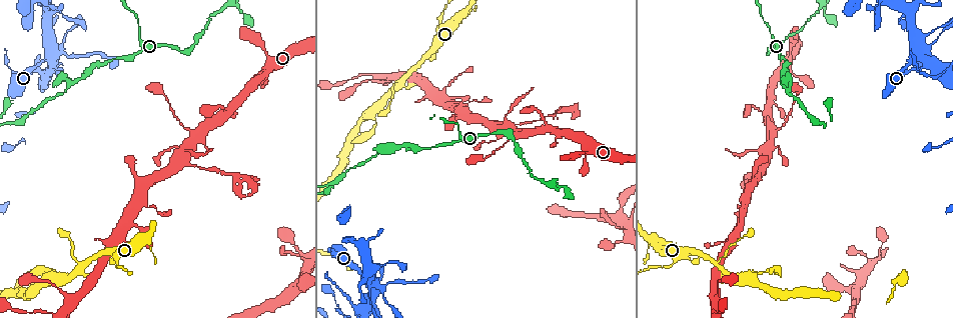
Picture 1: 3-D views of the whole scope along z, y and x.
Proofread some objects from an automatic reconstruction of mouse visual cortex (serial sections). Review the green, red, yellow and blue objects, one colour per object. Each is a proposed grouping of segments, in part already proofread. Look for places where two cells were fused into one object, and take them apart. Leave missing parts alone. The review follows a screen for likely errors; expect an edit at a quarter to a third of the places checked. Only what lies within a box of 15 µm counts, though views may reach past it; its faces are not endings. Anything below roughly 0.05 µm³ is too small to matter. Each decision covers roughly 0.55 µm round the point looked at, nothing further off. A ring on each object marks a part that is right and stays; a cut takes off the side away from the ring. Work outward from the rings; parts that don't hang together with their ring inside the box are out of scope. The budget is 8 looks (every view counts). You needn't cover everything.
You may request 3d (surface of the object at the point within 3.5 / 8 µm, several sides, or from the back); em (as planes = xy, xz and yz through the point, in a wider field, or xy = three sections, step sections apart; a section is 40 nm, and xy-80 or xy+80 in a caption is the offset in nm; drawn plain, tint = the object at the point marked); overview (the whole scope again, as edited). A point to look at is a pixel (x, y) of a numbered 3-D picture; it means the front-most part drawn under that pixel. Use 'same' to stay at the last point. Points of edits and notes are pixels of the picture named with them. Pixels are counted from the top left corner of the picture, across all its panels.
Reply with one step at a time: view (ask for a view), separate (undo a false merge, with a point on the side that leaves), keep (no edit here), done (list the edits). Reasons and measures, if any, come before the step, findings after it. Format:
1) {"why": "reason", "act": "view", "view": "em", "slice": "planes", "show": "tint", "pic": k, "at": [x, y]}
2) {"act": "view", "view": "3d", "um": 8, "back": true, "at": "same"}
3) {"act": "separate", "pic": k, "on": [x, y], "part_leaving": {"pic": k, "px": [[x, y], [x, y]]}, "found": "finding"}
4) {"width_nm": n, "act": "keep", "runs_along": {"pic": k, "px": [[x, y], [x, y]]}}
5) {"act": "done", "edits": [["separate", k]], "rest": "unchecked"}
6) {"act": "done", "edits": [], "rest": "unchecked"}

{"why": "four arms meet", "act": "view", "view": "em", "slice": "xy", "step": 1, "show": "tint", "pic": 1, "at": [352, 304]}

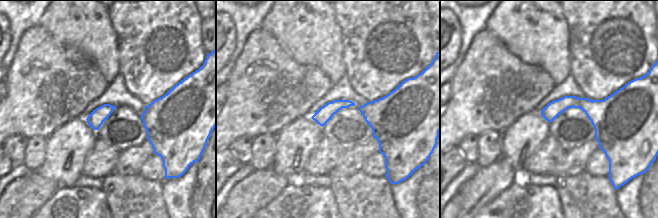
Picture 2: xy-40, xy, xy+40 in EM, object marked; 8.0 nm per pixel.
{"act": "view", "view": "3d", "um": 3.5, "at": "same"}

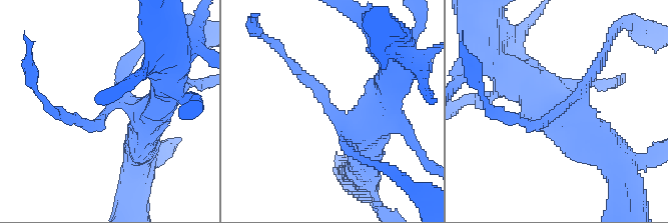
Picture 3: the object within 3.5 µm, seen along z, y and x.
{"arm_widths_nm": [200, 350, 450, 600], "act": "separate", "pic": 3, "on": [598, 62], "part_leaving": {"pic": 3, "px": [[563, 104], [537, 126], [501, 111]]}, "found": "two cells meet here"}

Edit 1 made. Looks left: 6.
{"why": "redraw", "act": "view", "view": "overview"}

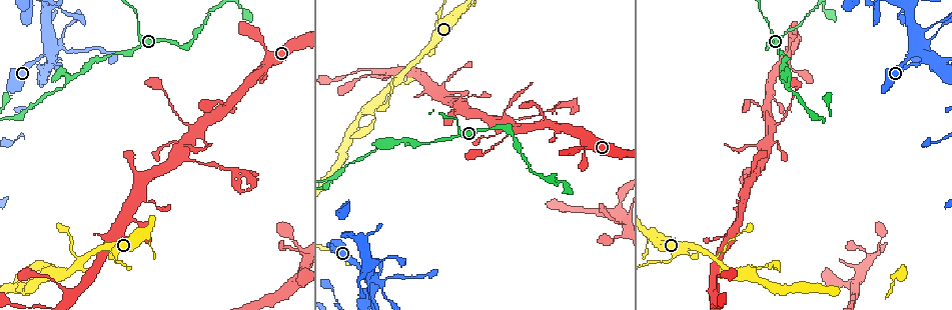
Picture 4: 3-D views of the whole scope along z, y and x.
{"why": "narrows sharply", "act": "view", "view": "3d", "um": 3.5, "pic": 4, "at": [562, 182]}

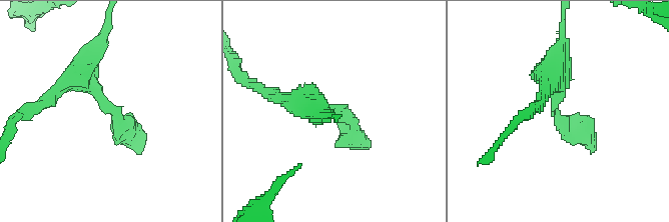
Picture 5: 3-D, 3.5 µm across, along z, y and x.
{"act": "keep", "runs_along": {"pic": 5, "px": [[60, 87], [78, 78], [140, 145]]}, "found": "one cell here"}

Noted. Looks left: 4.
{"why": "thick turns thin", "act": "view", "view": "3d", "um": 8, "pic": 4, "at": [197, 162]}

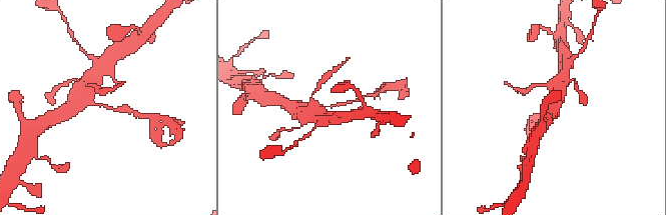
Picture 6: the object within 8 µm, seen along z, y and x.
{"arm_widths_nm": [150, 350], "act": "view", "view": "em", "slice": "xy", "step": 1, "show": "tint", "pic": 6, "at": [103, 104]}

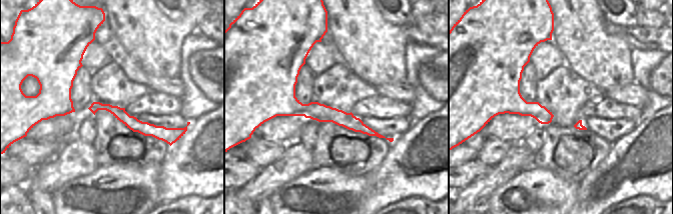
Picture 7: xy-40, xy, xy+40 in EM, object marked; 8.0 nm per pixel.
{"act": "separate", "pic": 6, "on": [121, 109], "border": {"pic": 7, "px": [[314, 102], [313, 109], [319, 121]]}, "found": "two cells meet here"}

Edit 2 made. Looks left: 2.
{"act": "done", "edits": [["separate", 3], ["separate", 6]], "rest": "unchecked"}

